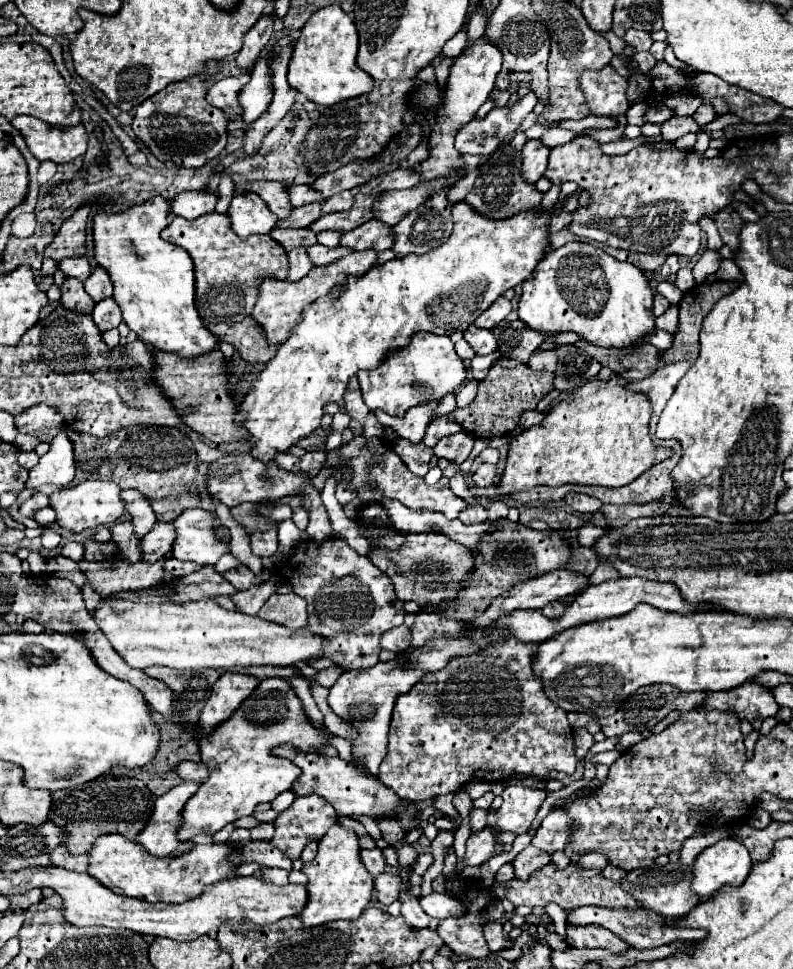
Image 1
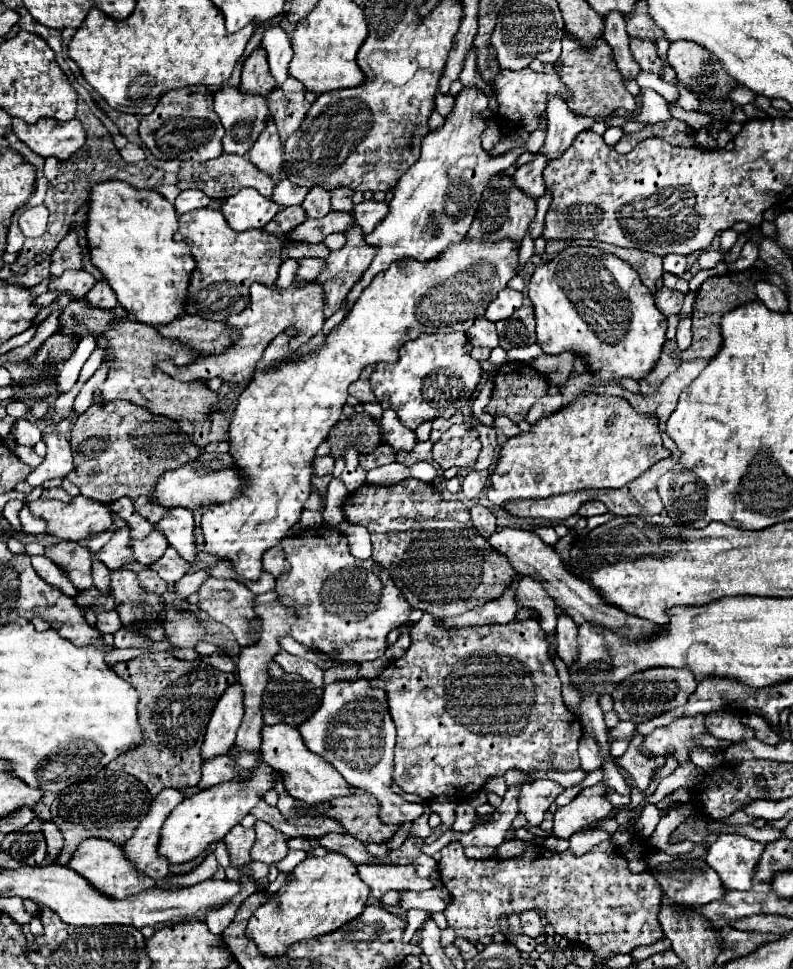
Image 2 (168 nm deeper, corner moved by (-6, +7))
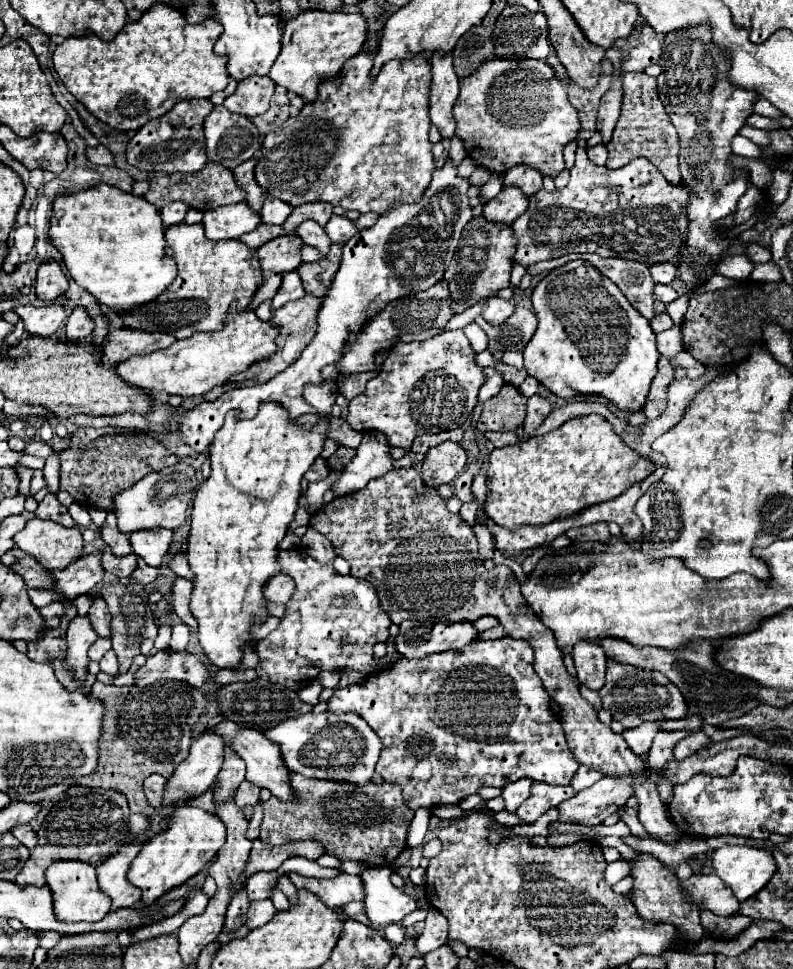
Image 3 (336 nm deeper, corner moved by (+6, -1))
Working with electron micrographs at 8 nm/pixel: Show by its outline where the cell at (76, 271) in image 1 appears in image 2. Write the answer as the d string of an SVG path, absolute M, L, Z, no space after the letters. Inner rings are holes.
M68 269L60 277L52 277L50 289L58 291L58 293L70 291L72 297L84 297L92 289L92 283L96 283L96 279L88 271Z

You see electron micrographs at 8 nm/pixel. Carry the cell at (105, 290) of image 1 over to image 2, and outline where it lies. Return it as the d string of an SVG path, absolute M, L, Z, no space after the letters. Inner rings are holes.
M98 281L86 295L86 301L88 303L94 303L94 307L100 307L100 309L112 309L118 305L118 299L112 291L112 287L108 285L108 281Z

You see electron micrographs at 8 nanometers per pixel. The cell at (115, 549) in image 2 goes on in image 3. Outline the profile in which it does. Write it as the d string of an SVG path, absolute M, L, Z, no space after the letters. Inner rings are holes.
M86 555L76 559L72 567L64 571L52 571L54 591L64 599L72 601L78 595L88 595L102 581L104 569L100 567L100 555Z

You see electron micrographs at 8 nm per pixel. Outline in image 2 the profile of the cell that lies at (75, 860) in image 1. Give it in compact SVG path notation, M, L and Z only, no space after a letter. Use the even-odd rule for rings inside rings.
M52 821L44 823L44 835L46 835L46 843L48 843L48 857L50 859L58 859L62 845L64 845L64 837L62 833L54 827Z

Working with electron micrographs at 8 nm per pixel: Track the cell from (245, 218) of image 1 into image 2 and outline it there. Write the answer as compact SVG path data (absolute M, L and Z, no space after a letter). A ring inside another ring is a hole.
M240 189L222 203L222 213L234 231L262 229L278 213L278 205L256 189Z

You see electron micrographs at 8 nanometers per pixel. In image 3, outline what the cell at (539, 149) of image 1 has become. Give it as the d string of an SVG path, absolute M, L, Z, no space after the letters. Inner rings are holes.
M504 187L492 201L488 201L482 209L482 217L490 223L512 225L512 221L522 215L528 207L528 199L520 195L518 187Z

